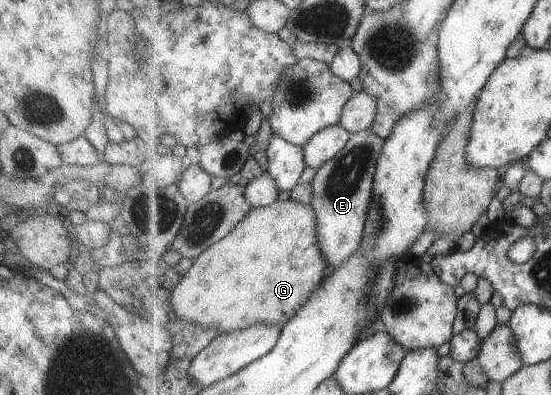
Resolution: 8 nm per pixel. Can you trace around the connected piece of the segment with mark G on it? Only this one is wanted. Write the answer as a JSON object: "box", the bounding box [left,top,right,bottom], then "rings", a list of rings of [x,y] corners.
{"box":[173,199,329,335],"rings":[[[289,199],[252,209],[224,239],[211,245],[195,259],[182,281],[173,288],[175,312],[195,326],[207,330],[214,328],[219,335],[242,331],[256,324],[289,322],[320,287],[329,267],[317,227],[317,211],[312,204]]]}

